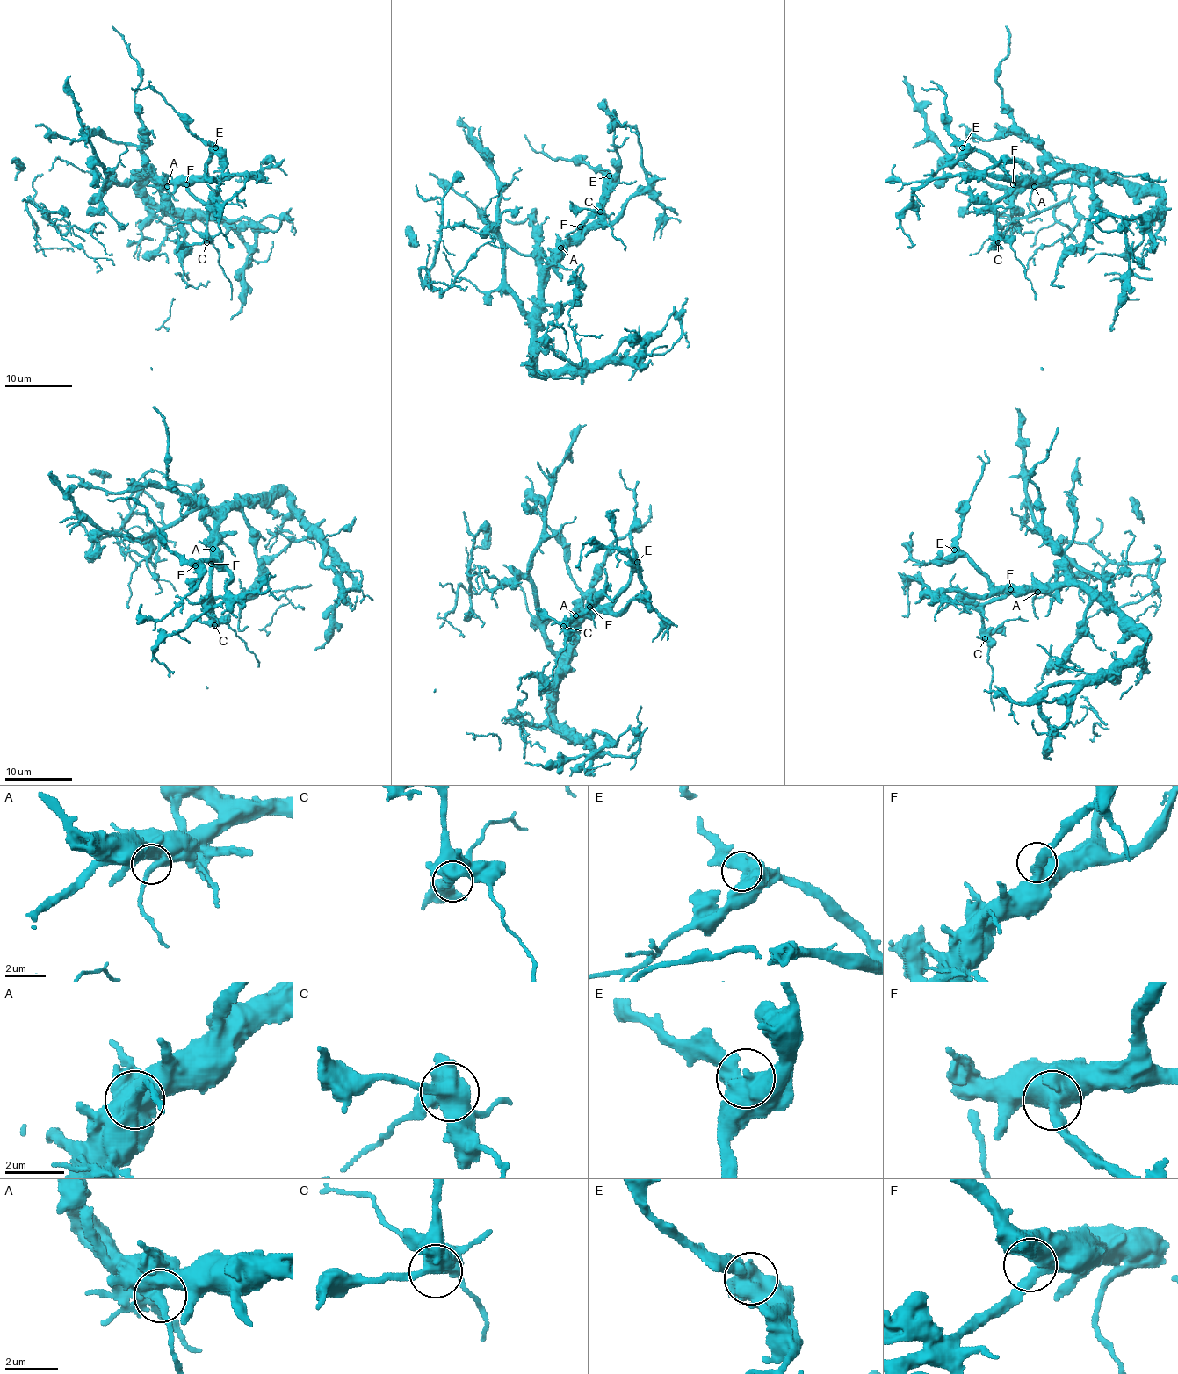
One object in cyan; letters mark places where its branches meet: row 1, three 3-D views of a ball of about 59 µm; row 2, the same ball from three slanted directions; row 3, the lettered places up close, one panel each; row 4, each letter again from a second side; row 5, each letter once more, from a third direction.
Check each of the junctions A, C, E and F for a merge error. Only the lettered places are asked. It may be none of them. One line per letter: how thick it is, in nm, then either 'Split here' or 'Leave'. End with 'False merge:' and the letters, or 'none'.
A: Thickness 600 nm. Leave
C: Thickness 550 nm. Leave
E: Thickness 550 nm. Leave
F: Thickness 460 nm. Leave
False merge: none

